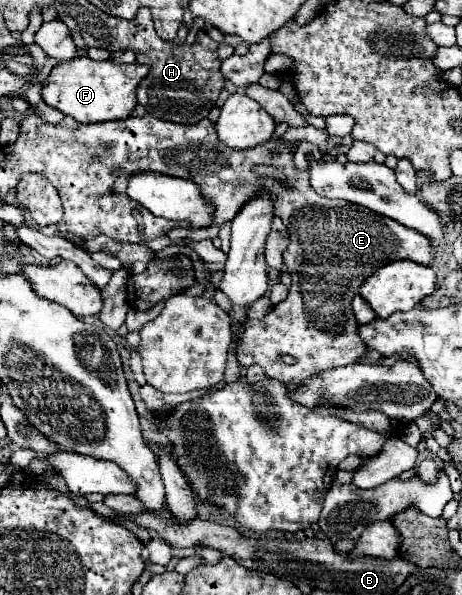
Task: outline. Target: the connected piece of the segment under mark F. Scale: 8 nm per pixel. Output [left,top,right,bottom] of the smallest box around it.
[43,57,149,123]

